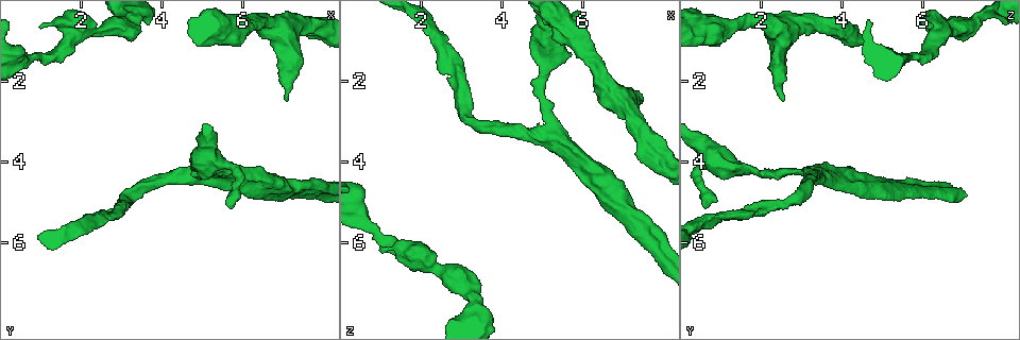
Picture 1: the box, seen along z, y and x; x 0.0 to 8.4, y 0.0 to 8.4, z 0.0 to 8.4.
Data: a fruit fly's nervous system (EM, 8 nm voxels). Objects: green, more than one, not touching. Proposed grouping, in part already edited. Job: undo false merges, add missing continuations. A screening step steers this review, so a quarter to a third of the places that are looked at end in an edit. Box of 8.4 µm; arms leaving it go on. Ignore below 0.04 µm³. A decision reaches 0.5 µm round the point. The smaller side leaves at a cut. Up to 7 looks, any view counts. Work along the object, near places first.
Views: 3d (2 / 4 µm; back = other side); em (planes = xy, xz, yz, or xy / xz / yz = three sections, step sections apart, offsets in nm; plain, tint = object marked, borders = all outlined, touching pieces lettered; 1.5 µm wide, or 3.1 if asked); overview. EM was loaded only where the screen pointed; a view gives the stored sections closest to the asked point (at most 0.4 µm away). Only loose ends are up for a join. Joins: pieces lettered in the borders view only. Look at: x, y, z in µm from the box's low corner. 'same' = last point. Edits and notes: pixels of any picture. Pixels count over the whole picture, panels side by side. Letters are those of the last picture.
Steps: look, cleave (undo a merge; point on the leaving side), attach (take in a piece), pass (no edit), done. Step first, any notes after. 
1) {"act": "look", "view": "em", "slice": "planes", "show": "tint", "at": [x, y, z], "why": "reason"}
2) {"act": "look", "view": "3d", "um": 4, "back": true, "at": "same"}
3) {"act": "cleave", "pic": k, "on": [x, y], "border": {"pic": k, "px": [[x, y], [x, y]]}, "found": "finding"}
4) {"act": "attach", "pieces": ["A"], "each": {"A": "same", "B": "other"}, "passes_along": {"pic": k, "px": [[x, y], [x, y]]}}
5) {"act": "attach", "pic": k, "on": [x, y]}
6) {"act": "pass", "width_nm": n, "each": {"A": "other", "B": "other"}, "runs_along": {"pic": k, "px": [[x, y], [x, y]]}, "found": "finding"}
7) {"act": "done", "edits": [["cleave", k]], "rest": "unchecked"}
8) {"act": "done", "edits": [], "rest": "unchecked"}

{"act": "look", "view": "3d", "um": 2, "at": [0.95, 0.65, 6.20]}

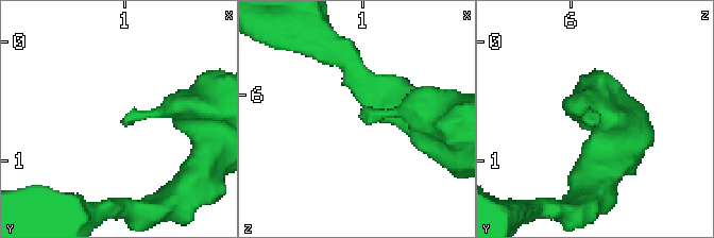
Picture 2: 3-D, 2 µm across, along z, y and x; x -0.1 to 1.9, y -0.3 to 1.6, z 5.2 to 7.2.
{"act": "look", "view": "em", "slice": "yz", "step": 8, "show": "borders", "at": [0.98, 0.70, 6.22]}

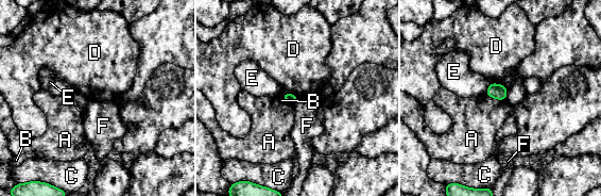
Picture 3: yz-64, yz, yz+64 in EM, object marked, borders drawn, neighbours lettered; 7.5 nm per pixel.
{"act": "pass", "each": {"A": "other", "B": "other", "C": "other", "D": "other", "E": "other", "F": "other"}, "border": {"pic": 3, "px": [[297, 98], [288, 103]]}, "found": "no lettered piece goes on from it"}

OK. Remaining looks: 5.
{"act": "look", "view": "3d", "um": 4, "at": [5.70, 4.35, 1.30], "why": "an open end"}

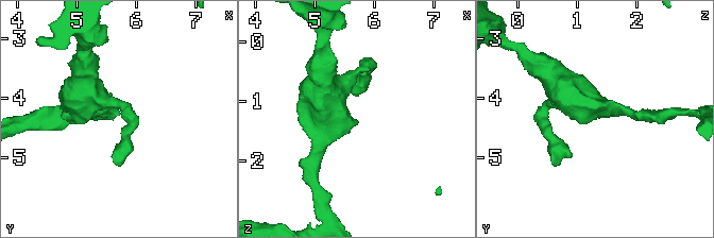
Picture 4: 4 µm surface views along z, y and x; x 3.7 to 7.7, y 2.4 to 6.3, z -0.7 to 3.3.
{"act": "look", "view": "em", "slice": "planes", "show": "plain", "at": [5.65, 4.30, 1.30], "why": "need the tissue"}

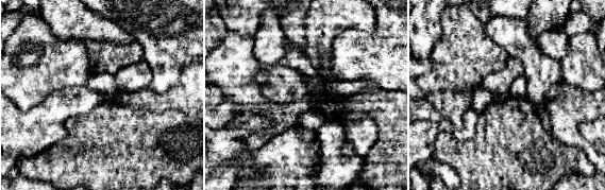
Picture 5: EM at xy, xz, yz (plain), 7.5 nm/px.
{"act": "look", "view": "em", "slice": "planes", "show": "borders", "at": "same"}

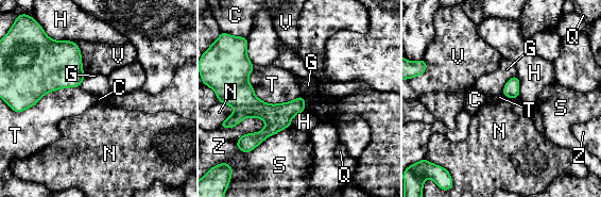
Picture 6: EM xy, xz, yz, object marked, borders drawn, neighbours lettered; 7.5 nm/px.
{"act": "pass", "each": {"C": "other", "G": "other", "H": "other", "N": "other", "Q": "other", "S": "other", "T": "other", "V": "other", "Z": "other"}, "runs_along": {"pic": 6, "px": [[236, 91], [260, 110], [302, 109]]}, "found": "none of them fits"}

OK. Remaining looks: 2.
{"act": "look", "view": "em", "slice": "planes", "show": "borders", "at": [7.10, 2.50, 2.55], "why": "free end"}

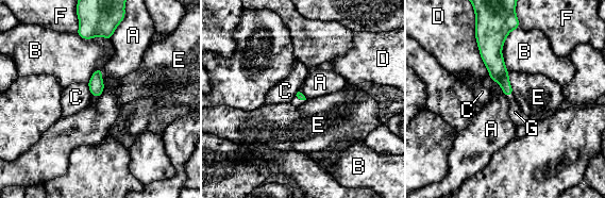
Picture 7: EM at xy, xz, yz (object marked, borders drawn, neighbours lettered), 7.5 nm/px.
{"act": "attach", "pieces": ["G"], "each": {"A": "other", "B": "other", "C": "other", "D": "other", "E": "other", "F": "other", "G": "same"}, "passes_along": {"pic": 7, "px": [[496, 65], [509, 95], [519, 118]]}, "found": "it goes on there"}

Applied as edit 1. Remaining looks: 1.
{"act": "done", "edits": [["attach", 7]], "rest": "unchecked"}

